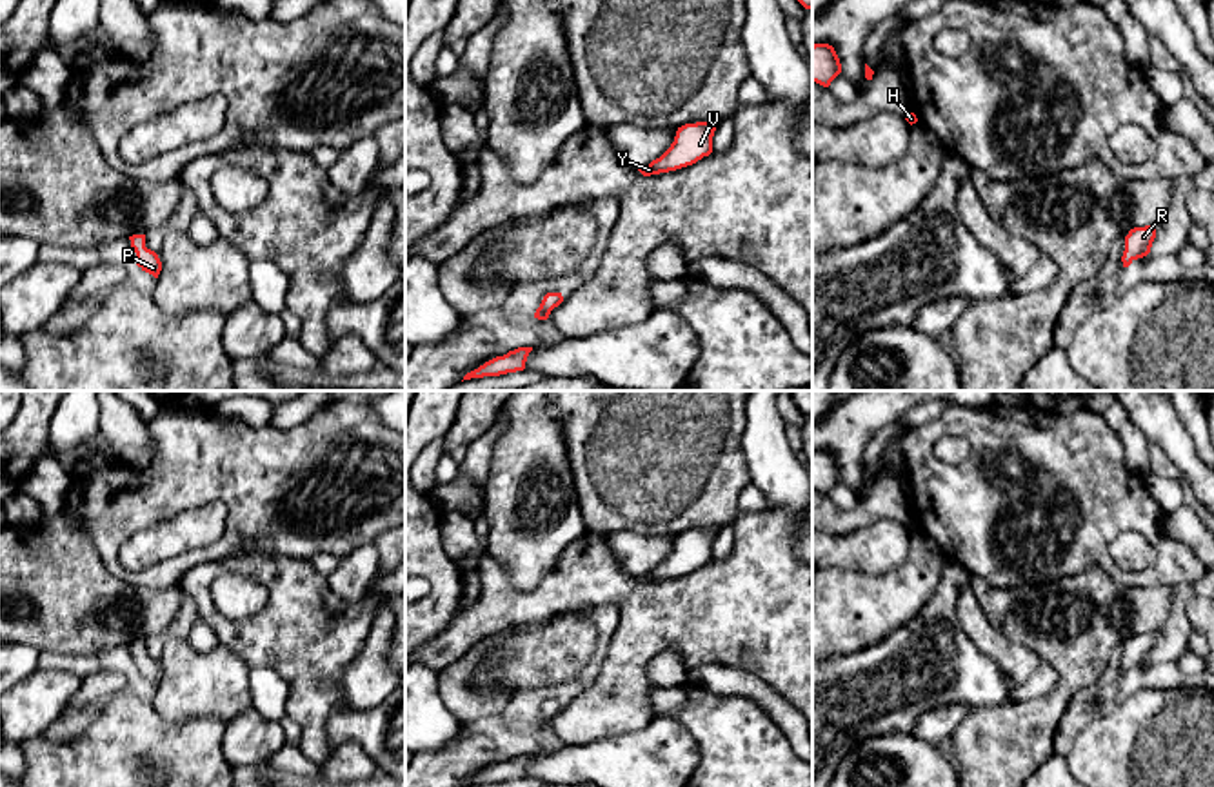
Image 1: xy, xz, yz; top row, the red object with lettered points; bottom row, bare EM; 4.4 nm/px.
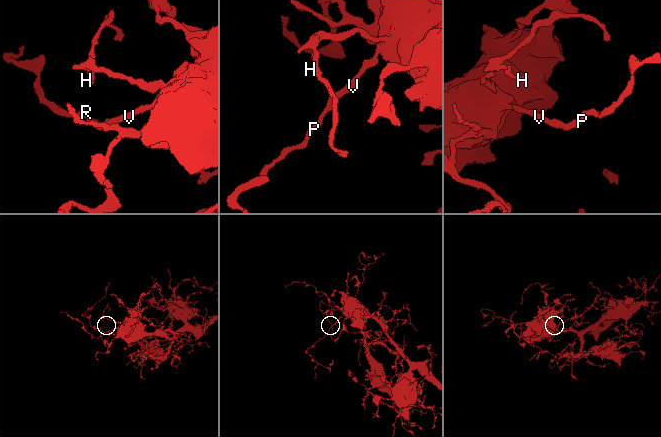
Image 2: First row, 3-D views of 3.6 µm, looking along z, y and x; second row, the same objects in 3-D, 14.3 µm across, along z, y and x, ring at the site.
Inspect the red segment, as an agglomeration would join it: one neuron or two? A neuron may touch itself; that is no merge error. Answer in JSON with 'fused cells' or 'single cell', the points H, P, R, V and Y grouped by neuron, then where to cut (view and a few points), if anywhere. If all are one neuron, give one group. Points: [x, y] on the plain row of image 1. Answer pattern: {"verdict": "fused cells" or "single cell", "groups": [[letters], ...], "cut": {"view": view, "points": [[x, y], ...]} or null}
{"verdict": "single cell", "groups": [["H", "P", "R", "V", "Y"]], "cut": null}

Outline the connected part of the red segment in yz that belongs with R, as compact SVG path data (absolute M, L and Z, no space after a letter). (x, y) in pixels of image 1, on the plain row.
M1154 633L1130 636L1125 643L1125 658L1121 663L1123 674L1129 674L1134 667L1147 663L1150 660L1154 645Z

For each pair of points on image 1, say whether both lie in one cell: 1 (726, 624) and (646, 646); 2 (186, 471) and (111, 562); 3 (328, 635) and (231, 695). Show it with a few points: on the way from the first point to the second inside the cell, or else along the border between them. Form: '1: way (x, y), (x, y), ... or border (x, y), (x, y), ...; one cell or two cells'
1: way (706, 624), (666, 627); one cell
2: way (162, 488), (111, 538); one cell
3: border (218, 644), (237, 653), (251, 667); two cells

